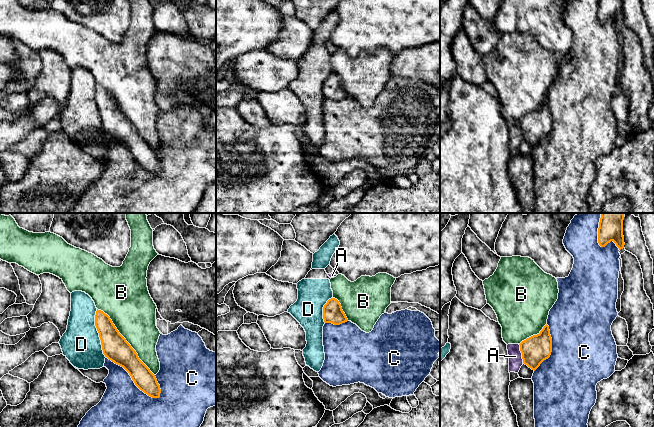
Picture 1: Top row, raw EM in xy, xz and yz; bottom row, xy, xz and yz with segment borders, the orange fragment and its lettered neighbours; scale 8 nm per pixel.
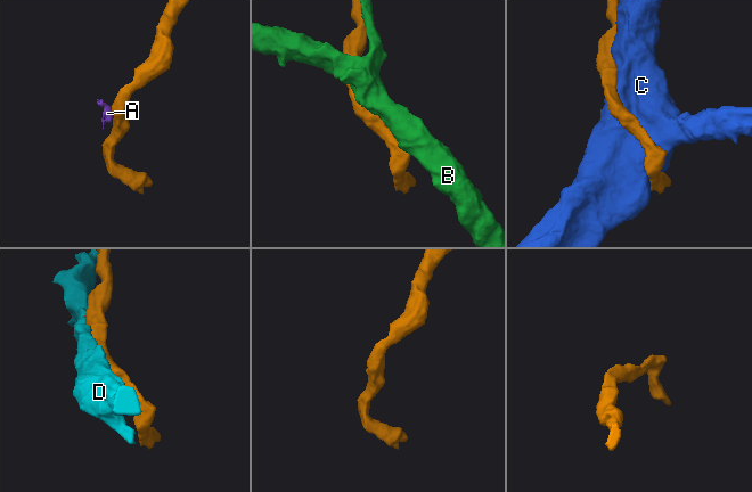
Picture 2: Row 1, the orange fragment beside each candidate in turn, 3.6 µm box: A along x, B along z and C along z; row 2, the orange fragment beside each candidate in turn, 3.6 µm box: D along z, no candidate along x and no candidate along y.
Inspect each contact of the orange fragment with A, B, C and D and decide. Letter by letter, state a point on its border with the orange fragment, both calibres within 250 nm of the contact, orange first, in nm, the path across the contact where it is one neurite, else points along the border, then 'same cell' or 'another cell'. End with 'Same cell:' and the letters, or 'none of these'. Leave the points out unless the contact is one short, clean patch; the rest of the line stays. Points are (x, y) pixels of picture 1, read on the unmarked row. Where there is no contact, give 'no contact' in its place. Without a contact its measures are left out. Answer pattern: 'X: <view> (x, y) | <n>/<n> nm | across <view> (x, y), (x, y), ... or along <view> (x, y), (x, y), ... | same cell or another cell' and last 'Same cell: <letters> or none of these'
A: yz (521, 128) | 220/110 nm | along yz (518, 120), (523, 138) | another cell
B: xy (125, 116) | 200/360 nm | another cell
C: xy (132, 155) | 200/400 nm | another cell
D: xy (98, 108) | 200/320 nm | another cell
Same cell: none of these

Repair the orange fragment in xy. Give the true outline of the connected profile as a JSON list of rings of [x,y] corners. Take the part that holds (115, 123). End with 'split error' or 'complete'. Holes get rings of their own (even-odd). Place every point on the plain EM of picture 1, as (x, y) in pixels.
[[[98,85],[95,91],[95,102],[105,133],[123,143],[141,167],[152,174],[159,174],[161,165],[155,151],[139,135],[136,127],[119,109],[110,93]]]; complete

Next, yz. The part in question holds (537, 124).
[[[546,100],[539,110],[527,114],[519,121],[523,139],[535,147],[552,128],[549,102]]]; complete

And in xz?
[[[331,74],[323,83],[323,95],[325,99],[340,101],[348,97],[342,86],[341,80],[335,74]]]; complete

